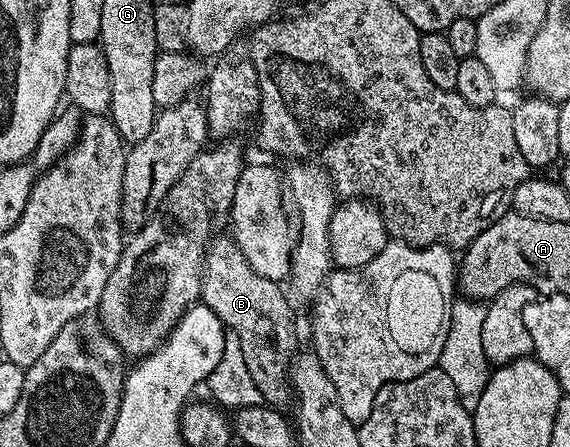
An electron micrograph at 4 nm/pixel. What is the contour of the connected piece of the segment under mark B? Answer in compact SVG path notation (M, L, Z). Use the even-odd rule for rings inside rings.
M214 235L205 249L204 266L201 268L201 299L200 301L213 310L228 331L232 331L242 347L243 358L246 360L247 370L258 387L262 401L268 407L278 410L291 402L292 389L289 386L289 364L296 356L297 330L293 318L293 310L278 281L263 278L251 270L243 252L239 250L230 235Z

